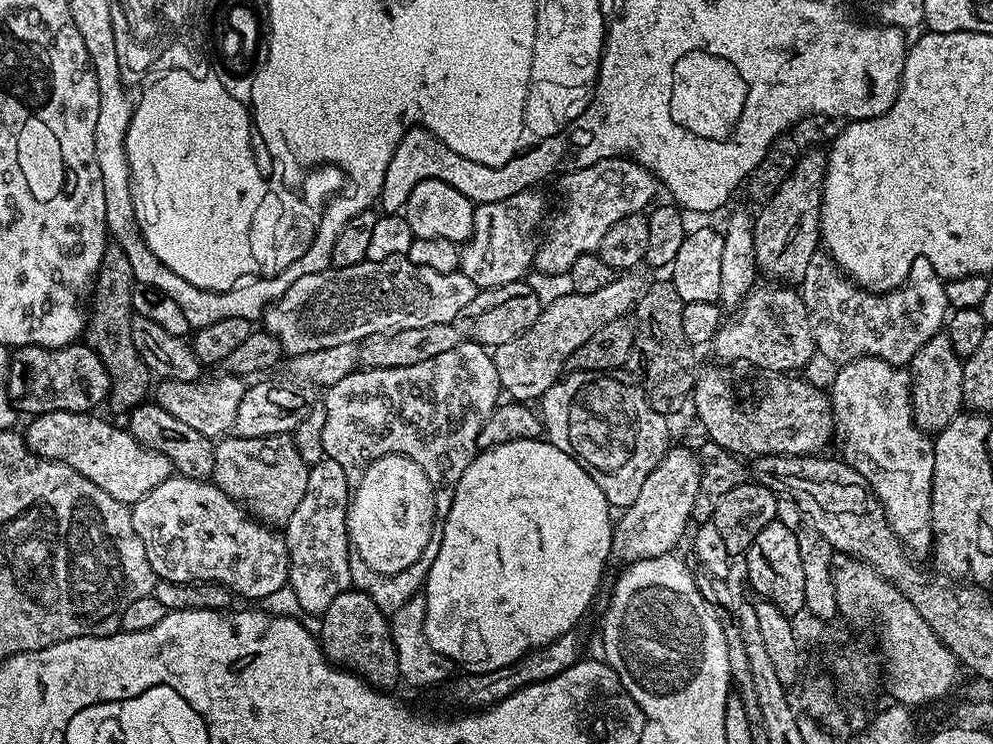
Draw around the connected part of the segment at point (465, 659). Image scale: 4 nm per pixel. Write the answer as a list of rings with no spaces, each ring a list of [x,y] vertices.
[[[547,439],[519,440],[518,442],[506,442],[506,446],[494,446],[483,449],[470,462],[470,466],[462,474],[462,478],[454,486],[452,493],[452,505],[450,514],[443,517],[442,531],[439,533],[440,545],[438,546],[438,558],[428,571],[428,577],[424,579],[422,595],[426,602],[426,638],[438,654],[442,654],[453,665],[460,664],[469,673],[489,672],[499,668],[510,668],[512,663],[522,654],[534,650],[538,646],[546,646],[554,642],[562,634],[573,631],[576,623],[588,612],[596,591],[600,588],[600,579],[604,576],[604,567],[612,556],[612,529],[614,527],[614,512],[610,507],[606,494],[598,487],[598,482],[570,458],[558,446],[548,443]]]

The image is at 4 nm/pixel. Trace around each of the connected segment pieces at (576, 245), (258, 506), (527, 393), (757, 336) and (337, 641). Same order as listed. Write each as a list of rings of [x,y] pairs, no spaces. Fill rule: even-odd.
[[[623,155],[594,162],[594,166],[586,166],[577,172],[565,172],[559,180],[561,190],[568,195],[568,201],[553,218],[552,225],[550,220],[548,233],[546,228],[539,241],[534,257],[535,271],[567,273],[580,256],[599,249],[602,237],[606,235],[606,230],[610,230],[610,226],[614,226],[614,222],[635,212],[644,212],[657,199],[656,173]]]
[[[228,434],[216,444],[210,480],[257,520],[269,526],[283,526],[298,510],[302,494],[306,494],[309,467],[298,455],[291,435],[242,438]]]
[[[636,274],[621,275],[610,286],[605,286],[595,294],[578,294],[569,291],[568,296],[560,296],[543,305],[538,318],[518,338],[510,338],[492,352],[492,361],[498,370],[500,387],[508,392],[513,401],[536,402],[550,386],[565,375],[568,360],[602,326],[627,317],[635,309],[636,301],[645,290],[646,281]]]
[[[764,282],[753,288],[744,303],[721,323],[714,349],[724,360],[749,360],[772,374],[792,374],[817,355],[804,299],[795,287]]]
[[[349,590],[338,594],[320,616],[318,639],[325,656],[337,666],[361,676],[367,684],[381,690],[392,690],[401,683],[398,670],[398,650],[394,650],[389,617],[370,598],[370,594]]]

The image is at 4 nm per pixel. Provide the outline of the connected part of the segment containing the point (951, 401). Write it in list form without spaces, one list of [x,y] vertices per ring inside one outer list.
[[[941,330],[922,345],[922,350],[914,354],[910,365],[912,378],[912,417],[923,432],[940,432],[954,417],[959,416],[964,404],[962,394],[962,370],[964,360],[950,346],[947,331]]]

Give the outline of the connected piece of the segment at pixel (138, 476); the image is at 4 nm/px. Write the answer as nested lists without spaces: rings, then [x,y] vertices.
[[[43,412],[29,419],[28,429],[22,435],[28,449],[47,460],[57,460],[90,478],[98,490],[106,490],[110,498],[129,506],[137,504],[154,486],[174,475],[170,458],[158,450],[142,446],[129,434],[127,427],[115,428],[108,420],[86,412]]]

